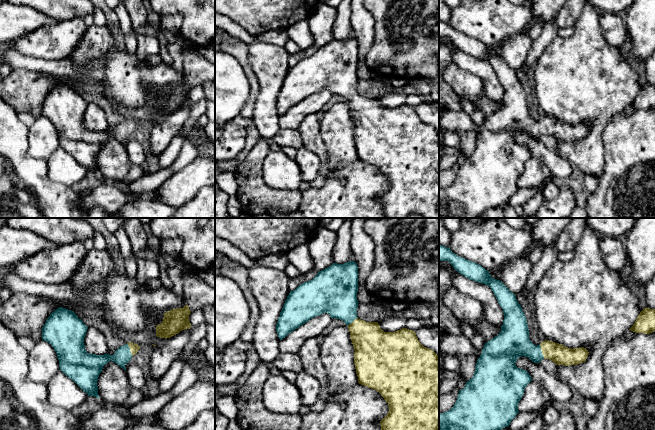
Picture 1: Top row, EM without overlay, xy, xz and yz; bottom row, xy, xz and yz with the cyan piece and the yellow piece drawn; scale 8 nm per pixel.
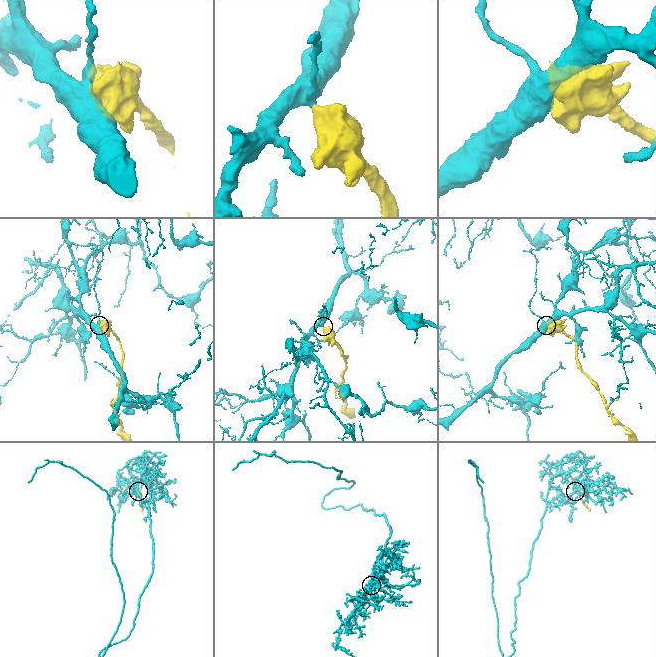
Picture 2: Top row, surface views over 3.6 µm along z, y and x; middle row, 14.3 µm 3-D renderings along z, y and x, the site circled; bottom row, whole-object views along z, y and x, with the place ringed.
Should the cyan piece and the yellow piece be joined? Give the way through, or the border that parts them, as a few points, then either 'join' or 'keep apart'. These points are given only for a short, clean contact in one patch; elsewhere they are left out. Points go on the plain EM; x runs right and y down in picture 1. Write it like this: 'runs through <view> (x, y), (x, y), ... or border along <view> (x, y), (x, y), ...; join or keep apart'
runs through yz (512, 118), (531, 127), (541, 127), (554, 127), (561, 131); join

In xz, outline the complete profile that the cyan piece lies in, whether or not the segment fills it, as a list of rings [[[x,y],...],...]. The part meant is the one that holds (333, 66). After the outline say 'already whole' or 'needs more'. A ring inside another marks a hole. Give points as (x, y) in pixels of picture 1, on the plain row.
[[[348,37],[344,40],[333,39],[331,42],[319,47],[317,51],[310,57],[300,60],[295,66],[290,67],[283,84],[280,88],[276,100],[276,107],[280,116],[285,114],[295,105],[308,98],[310,95],[319,92],[323,89],[328,89],[331,94],[340,95],[345,98],[350,108],[350,114],[354,123],[354,141],[356,150],[358,152],[358,159],[368,164],[374,165],[381,170],[384,176],[388,179],[388,190],[380,197],[381,206],[386,218],[408,218],[411,214],[418,214],[423,218],[439,218],[439,212],[437,210],[439,205],[439,132],[431,125],[424,123],[418,116],[415,107],[407,104],[402,104],[395,108],[384,108],[378,98],[366,98],[357,93],[357,67],[358,67],[358,42],[354,37]]]; needs more

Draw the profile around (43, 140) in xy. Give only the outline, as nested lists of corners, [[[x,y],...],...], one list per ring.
[[[41,116],[29,127],[29,153],[36,158],[48,160],[60,147],[57,130],[48,118]]]

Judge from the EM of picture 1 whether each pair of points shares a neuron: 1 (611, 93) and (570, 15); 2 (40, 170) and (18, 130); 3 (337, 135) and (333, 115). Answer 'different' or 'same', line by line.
1: different
2: same
3: same

